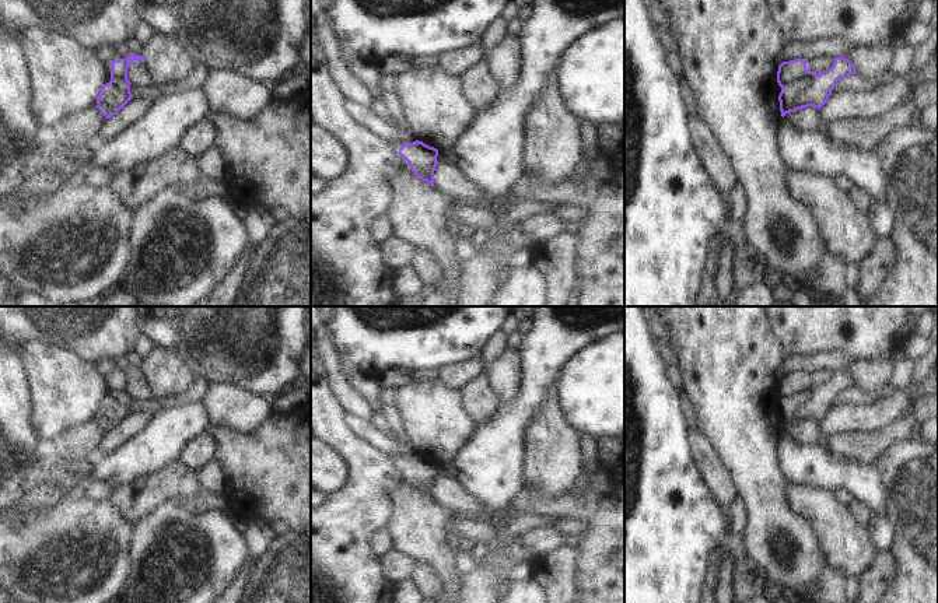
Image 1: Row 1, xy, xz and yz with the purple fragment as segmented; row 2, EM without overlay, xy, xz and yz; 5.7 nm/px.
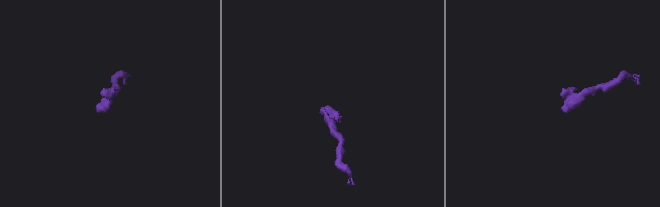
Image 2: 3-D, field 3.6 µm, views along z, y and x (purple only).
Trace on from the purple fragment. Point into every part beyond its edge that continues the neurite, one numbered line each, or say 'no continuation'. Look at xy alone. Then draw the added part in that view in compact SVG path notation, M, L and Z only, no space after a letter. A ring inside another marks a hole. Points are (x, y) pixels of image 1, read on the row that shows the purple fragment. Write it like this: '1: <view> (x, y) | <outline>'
no continuation

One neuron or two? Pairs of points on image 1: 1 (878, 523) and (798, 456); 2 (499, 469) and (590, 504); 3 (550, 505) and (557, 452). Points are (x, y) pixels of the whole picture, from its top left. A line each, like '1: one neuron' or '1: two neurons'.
1: two neurons
2: two neurons
3: two neurons

